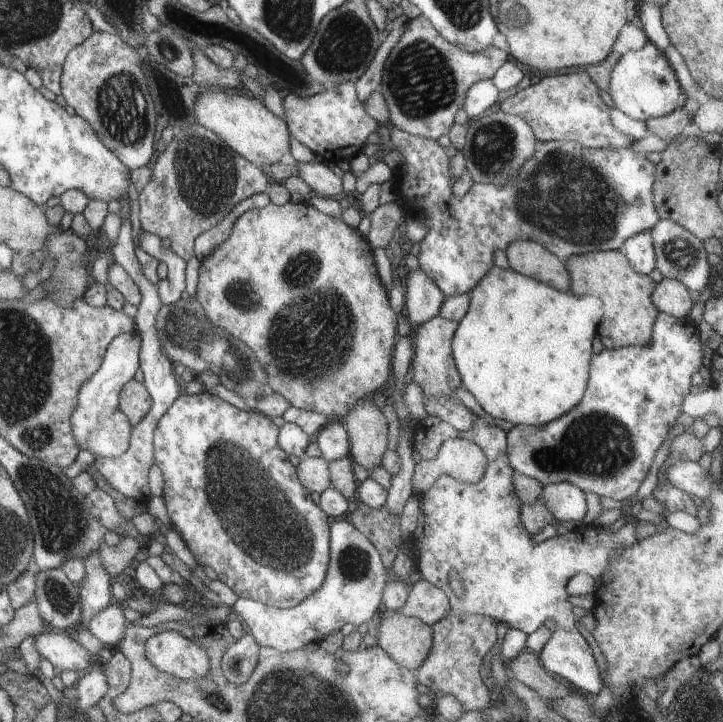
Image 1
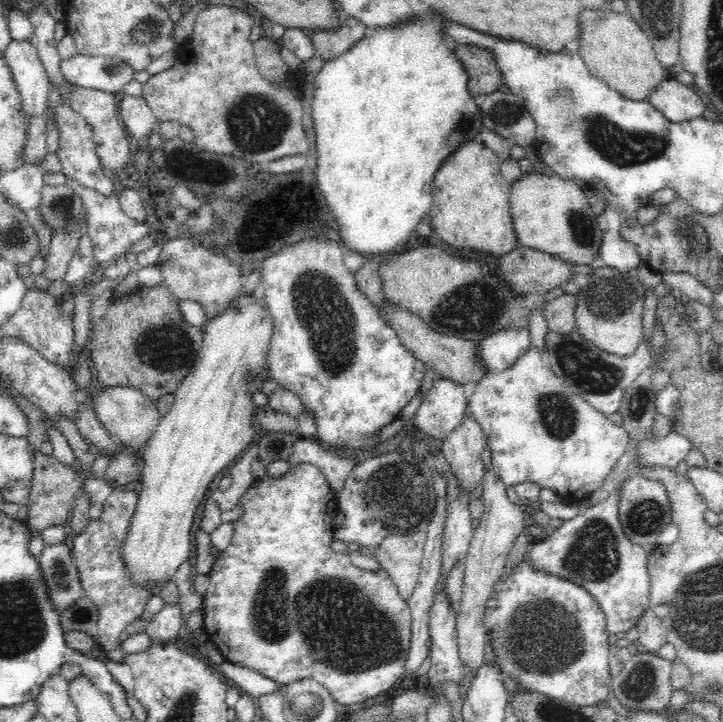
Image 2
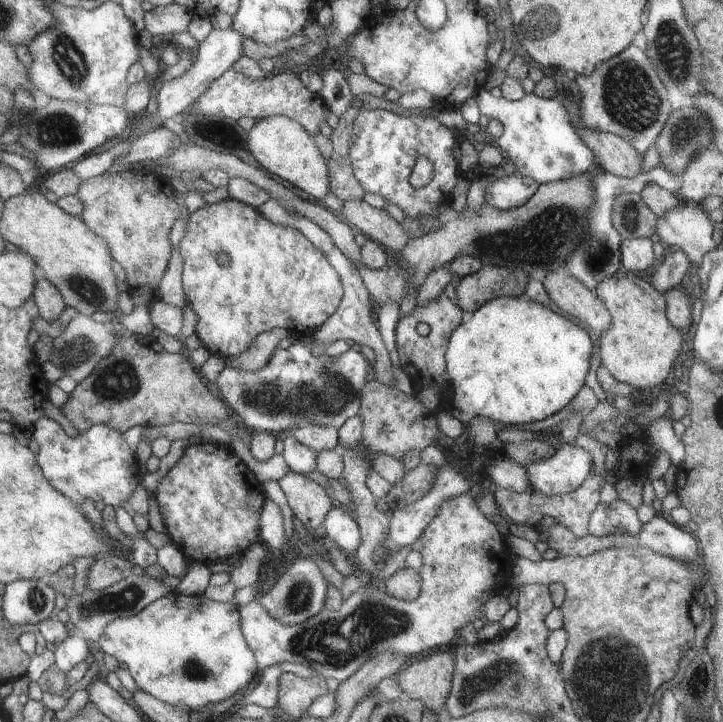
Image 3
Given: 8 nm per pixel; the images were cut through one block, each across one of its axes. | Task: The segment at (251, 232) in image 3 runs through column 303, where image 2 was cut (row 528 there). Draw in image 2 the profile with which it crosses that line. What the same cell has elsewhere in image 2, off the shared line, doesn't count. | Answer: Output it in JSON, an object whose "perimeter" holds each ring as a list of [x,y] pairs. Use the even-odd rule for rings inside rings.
{"perimeter":[[[301,462],[296,464],[296,468],[290,468],[280,478],[256,480],[248,487],[248,490],[245,490],[237,503],[244,510],[244,514],[234,522],[232,540],[219,553],[210,571],[209,587],[206,595],[203,596],[202,607],[205,623],[203,628],[209,640],[214,642],[218,650],[222,652],[225,661],[260,672],[260,674],[284,685],[289,685],[291,682],[303,678],[316,679],[330,691],[336,704],[342,705],[358,703],[362,706],[364,700],[392,688],[392,684],[400,678],[404,670],[405,659],[408,658],[409,642],[412,640],[411,609],[407,602],[400,597],[396,583],[382,568],[377,571],[358,568],[352,564],[348,553],[334,549],[335,538],[333,536],[336,526],[332,520],[341,510],[336,494],[332,492],[327,478],[324,477],[319,467],[312,465],[312,463]]]}

